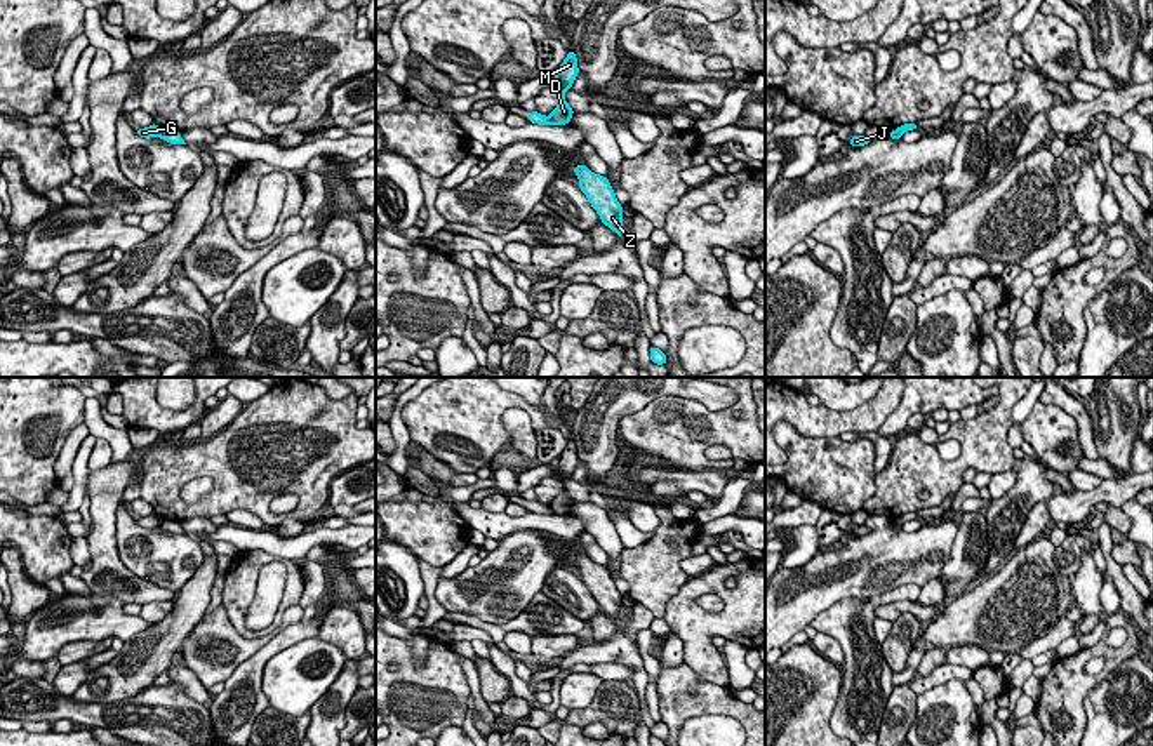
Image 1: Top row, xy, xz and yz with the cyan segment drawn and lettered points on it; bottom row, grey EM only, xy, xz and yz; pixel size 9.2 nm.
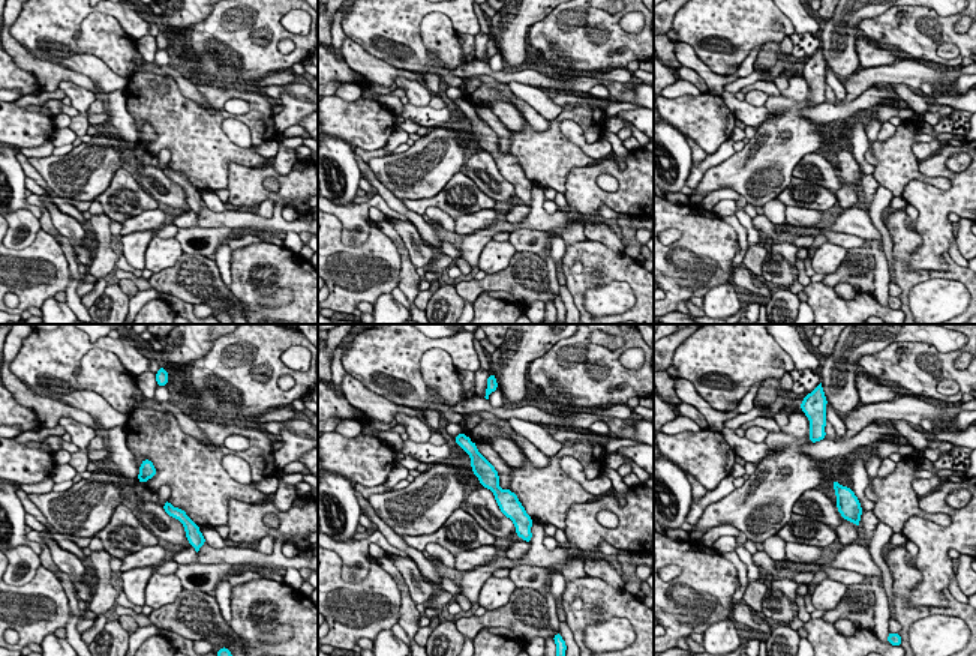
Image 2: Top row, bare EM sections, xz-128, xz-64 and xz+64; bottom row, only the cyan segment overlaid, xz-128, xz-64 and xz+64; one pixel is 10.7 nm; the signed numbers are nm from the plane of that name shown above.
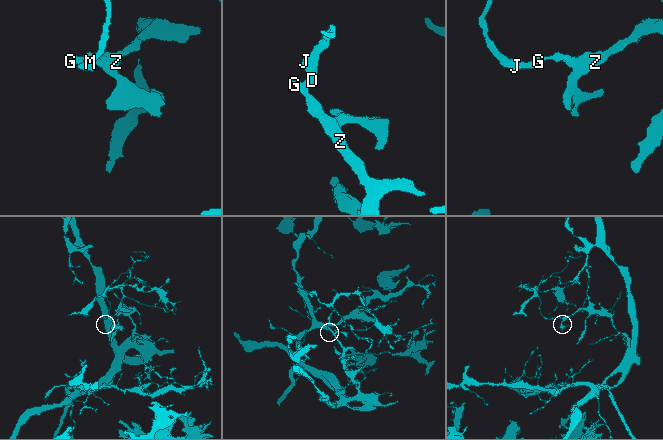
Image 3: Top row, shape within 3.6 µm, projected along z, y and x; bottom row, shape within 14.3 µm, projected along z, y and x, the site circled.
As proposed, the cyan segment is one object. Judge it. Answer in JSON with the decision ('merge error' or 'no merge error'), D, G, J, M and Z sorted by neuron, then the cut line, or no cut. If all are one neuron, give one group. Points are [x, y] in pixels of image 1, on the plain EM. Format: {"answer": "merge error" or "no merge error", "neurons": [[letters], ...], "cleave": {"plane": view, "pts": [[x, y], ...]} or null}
{"answer": "merge error", "neurons": [["D", "J", "M"], ["G", "Z"]], "cleave": {"plane": "xz", "pts": [[548, 506], [555, 513]]}}

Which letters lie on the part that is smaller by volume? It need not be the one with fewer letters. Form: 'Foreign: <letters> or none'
Foreign: D, J, M

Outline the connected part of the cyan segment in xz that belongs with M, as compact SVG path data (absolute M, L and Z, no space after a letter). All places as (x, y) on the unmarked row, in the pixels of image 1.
M569 440L567 447L563 449L563 452L560 454L560 457L555 463L553 480L558 487L558 494L550 504L550 508L553 510L555 515L570 513L570 506L574 504L574 499L565 490L563 482L572 476L577 464L579 464L579 457L577 457L576 442Z

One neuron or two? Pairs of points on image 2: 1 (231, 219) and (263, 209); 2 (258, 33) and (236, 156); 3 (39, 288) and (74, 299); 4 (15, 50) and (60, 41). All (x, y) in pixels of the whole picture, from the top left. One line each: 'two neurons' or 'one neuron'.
1: two neurons
2: one neuron
3: two neurons
4: two neurons

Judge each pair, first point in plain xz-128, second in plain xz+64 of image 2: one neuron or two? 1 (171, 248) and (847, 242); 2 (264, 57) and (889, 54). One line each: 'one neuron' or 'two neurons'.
1: two neurons
2: two neurons

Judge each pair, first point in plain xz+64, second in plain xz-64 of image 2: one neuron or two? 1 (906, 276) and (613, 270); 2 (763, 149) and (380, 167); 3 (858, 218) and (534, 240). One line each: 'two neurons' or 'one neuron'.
1: one neuron
2: one neuron
3: two neurons

